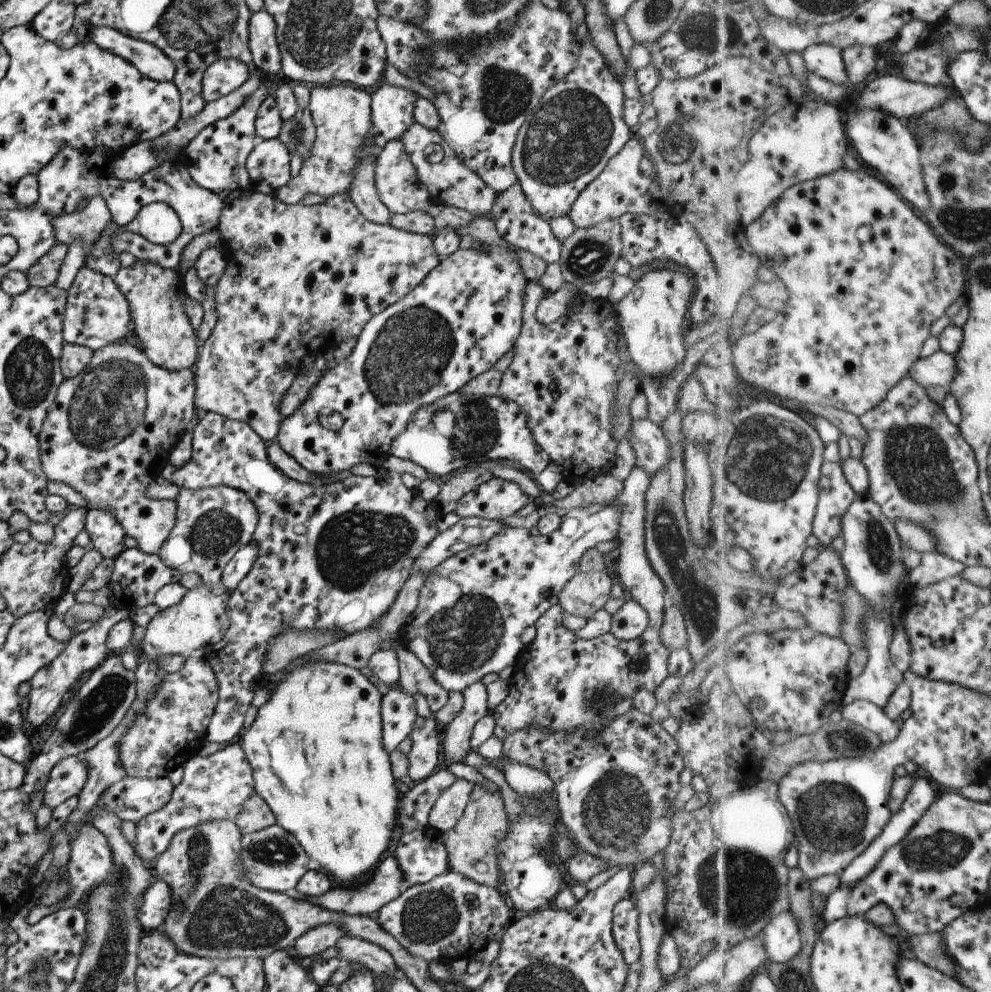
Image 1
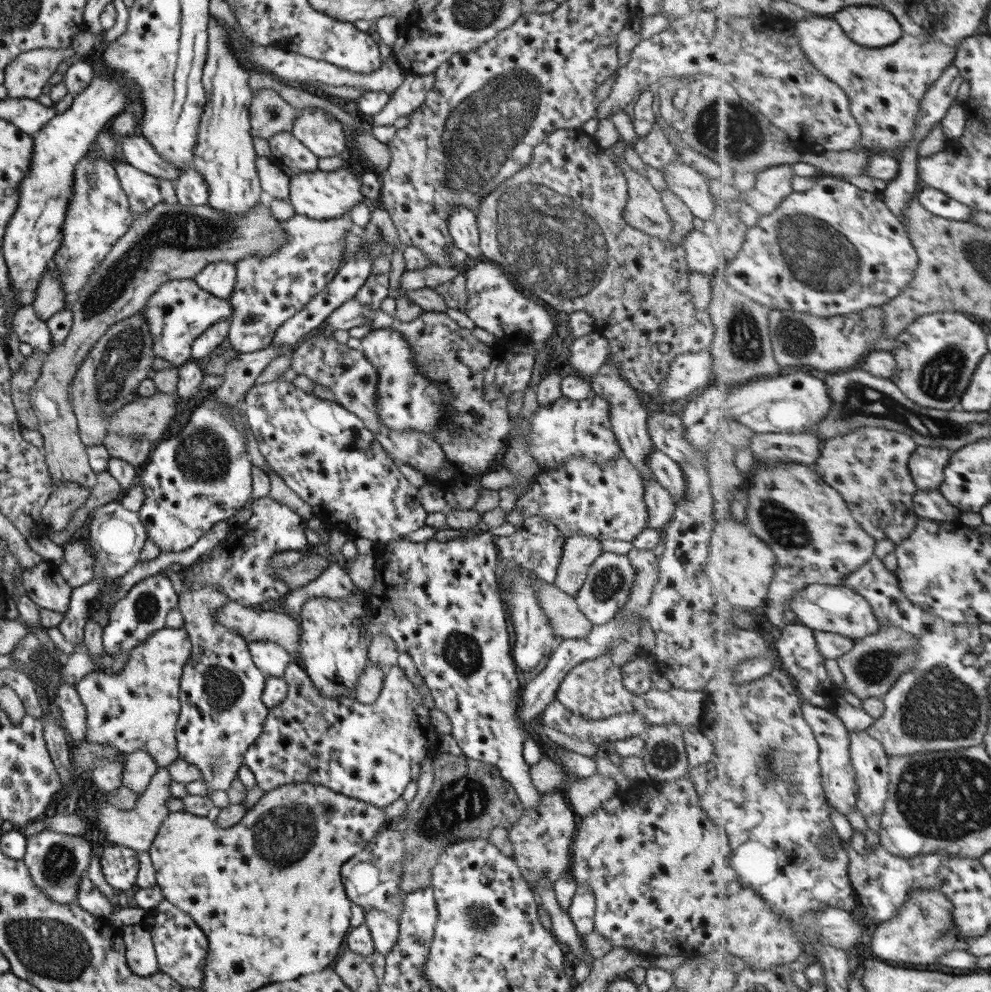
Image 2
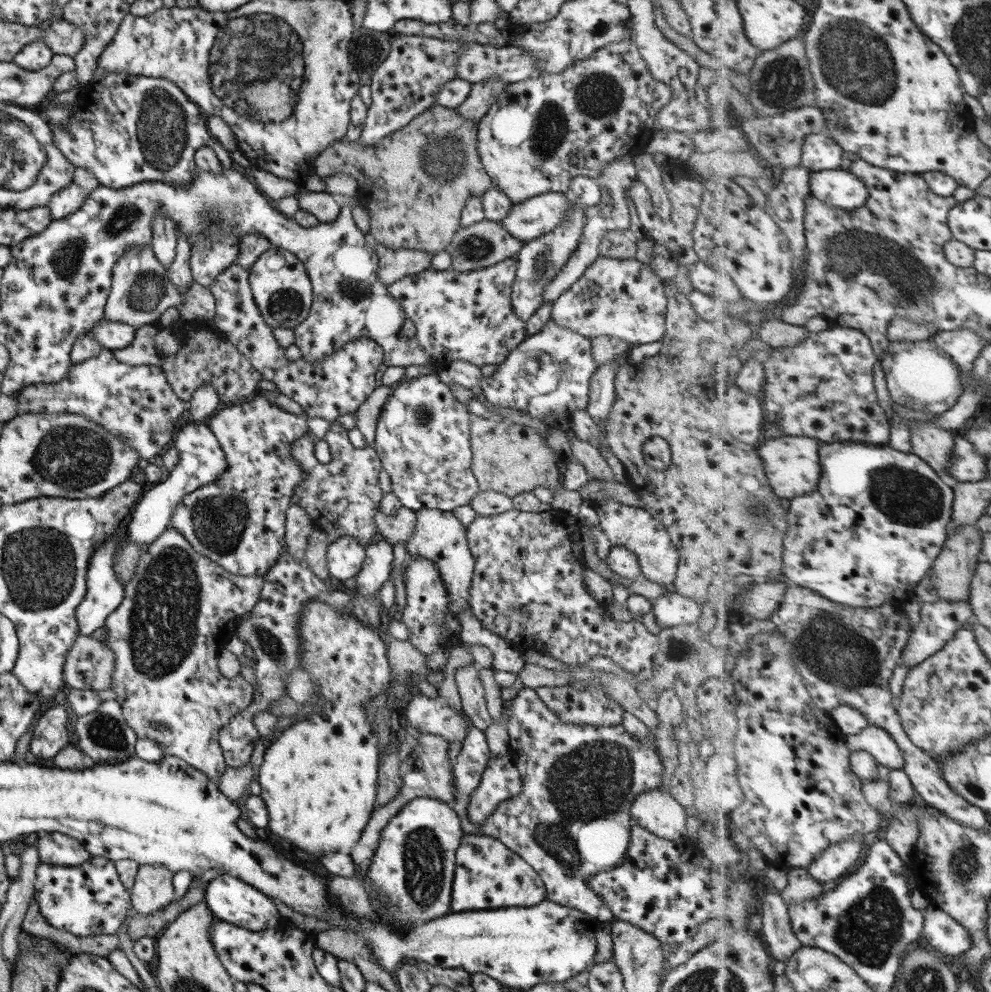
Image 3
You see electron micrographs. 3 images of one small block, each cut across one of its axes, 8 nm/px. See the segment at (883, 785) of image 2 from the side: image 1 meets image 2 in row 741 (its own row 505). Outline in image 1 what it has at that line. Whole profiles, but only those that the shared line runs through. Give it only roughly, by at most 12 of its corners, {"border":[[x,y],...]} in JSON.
{"border":[[858,495],[840,552],[869,602],[869,664],[843,704],[882,709],[904,682],[892,661],[889,596],[905,574],[903,544],[881,504]]}

